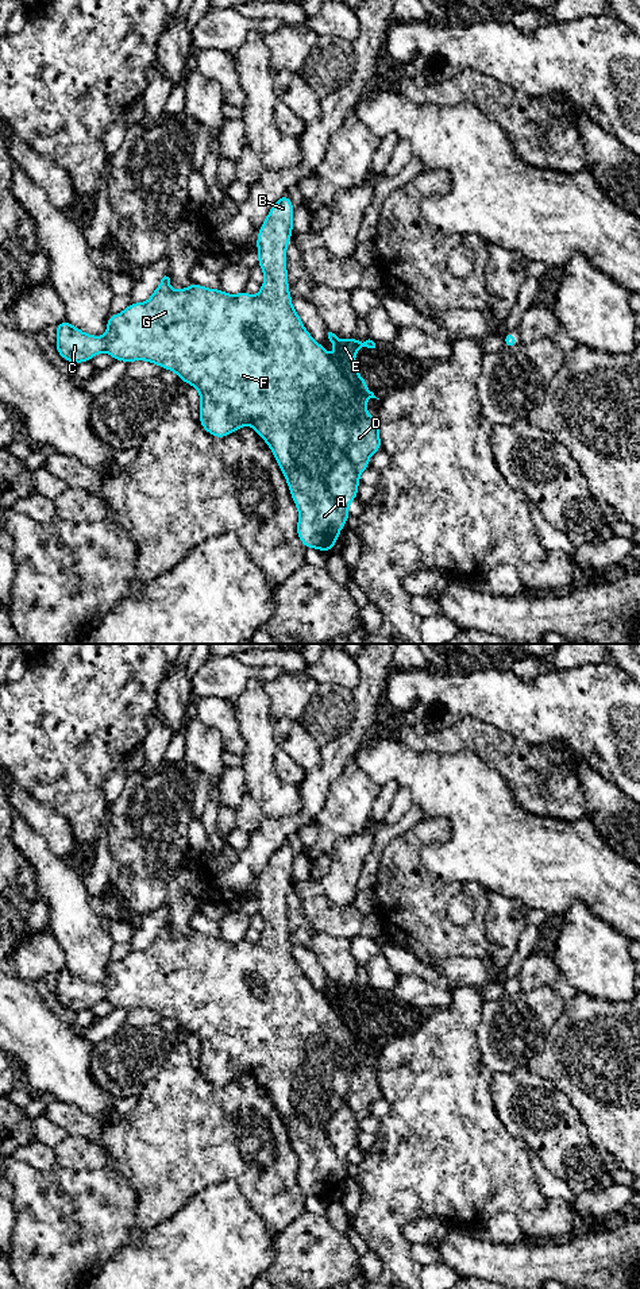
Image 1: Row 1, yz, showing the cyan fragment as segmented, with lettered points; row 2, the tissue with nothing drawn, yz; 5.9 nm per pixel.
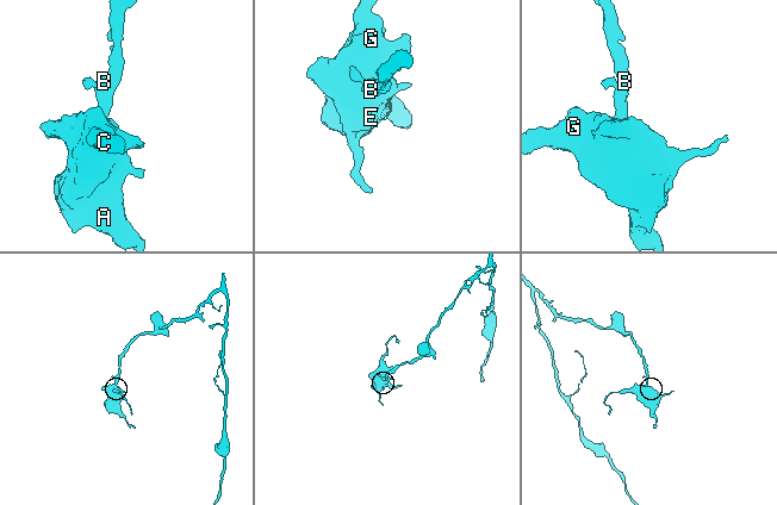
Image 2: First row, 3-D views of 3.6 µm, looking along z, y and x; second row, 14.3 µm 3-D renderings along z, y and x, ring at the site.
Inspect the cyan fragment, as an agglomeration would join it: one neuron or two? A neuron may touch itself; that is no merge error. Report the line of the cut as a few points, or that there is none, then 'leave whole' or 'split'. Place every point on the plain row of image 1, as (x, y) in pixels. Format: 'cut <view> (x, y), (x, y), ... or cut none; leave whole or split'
cut none; leave whole

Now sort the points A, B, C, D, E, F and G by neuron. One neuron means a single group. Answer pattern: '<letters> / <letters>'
A B C D E F G

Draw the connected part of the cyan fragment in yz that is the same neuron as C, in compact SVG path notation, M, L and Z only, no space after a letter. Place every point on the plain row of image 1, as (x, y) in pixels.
M288 842L270 856L258 877L258 914L265 929L257 943L246 938L228 942L221 937L209 937L192 931L173 938L170 926L163 925L146 950L131 950L122 961L107 966L105 984L93 984L72 973L68 968L55 973L55 997L72 1011L90 1010L95 1003L107 1000L113 1008L131 1011L146 1008L170 1018L200 1041L200 1073L213 1085L227 1085L242 1074L251 1073L265 1088L284 1122L290 1143L298 1158L296 1181L302 1193L329 1200L339 1188L342 1176L350 1166L348 1153L358 1145L359 1124L369 1116L370 1104L382 1096L379 1070L366 1057L370 1046L377 1046L359 1024L354 1011L361 995L375 996L373 988L359 989L355 984L339 987L328 980L336 1003L331 1004L304 975L294 958L289 939L286 898L293 881L293 850Z

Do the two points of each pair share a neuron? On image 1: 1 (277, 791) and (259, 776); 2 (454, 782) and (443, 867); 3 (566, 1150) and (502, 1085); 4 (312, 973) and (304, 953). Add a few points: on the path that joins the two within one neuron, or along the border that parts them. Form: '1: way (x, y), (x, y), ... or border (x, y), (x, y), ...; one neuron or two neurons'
1: way (273, 790), (263, 780); one neuron
2: way (458, 803), (458, 845); one neuron
3: way (552, 1134), (519, 1100); one neuron
4: way (311, 968), (307, 958); one neuron

